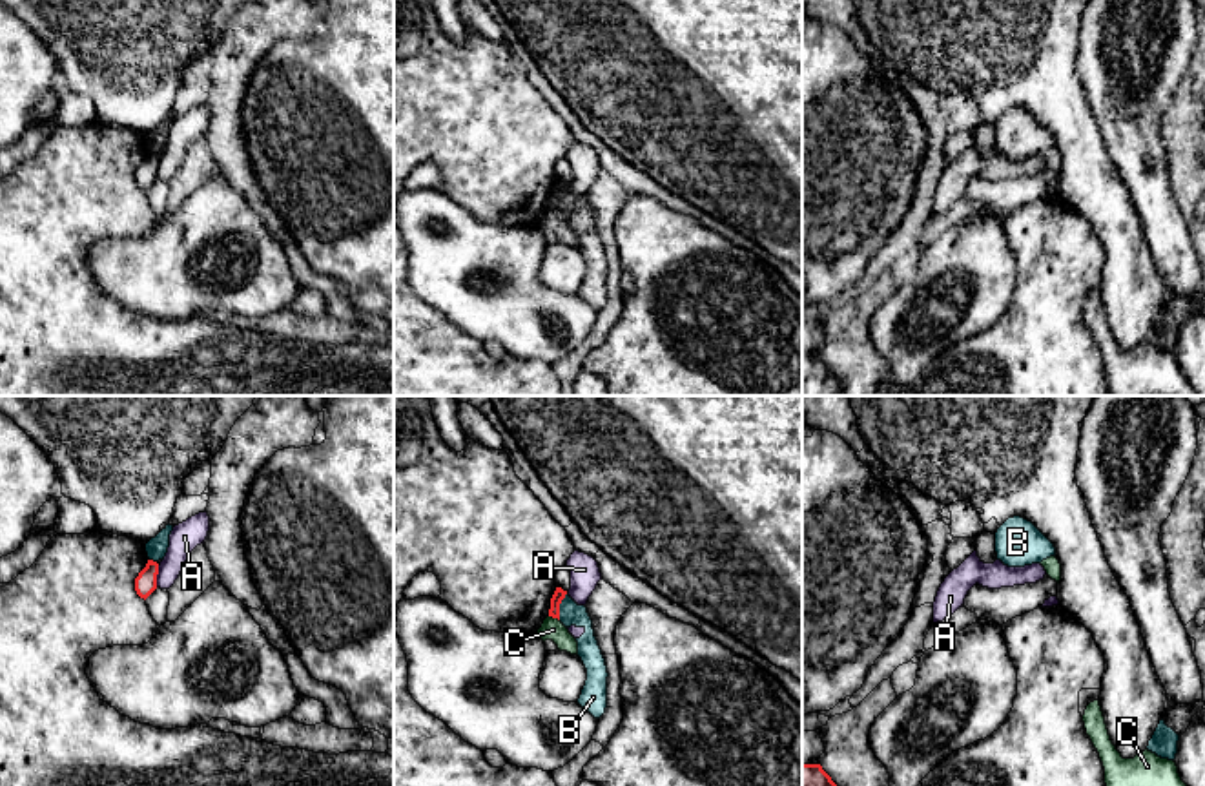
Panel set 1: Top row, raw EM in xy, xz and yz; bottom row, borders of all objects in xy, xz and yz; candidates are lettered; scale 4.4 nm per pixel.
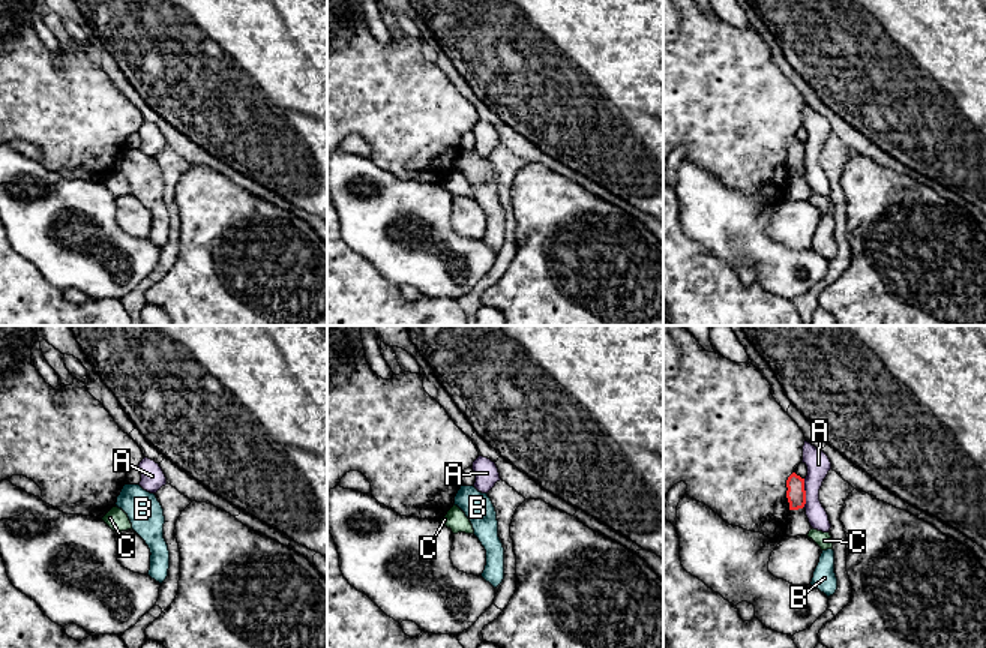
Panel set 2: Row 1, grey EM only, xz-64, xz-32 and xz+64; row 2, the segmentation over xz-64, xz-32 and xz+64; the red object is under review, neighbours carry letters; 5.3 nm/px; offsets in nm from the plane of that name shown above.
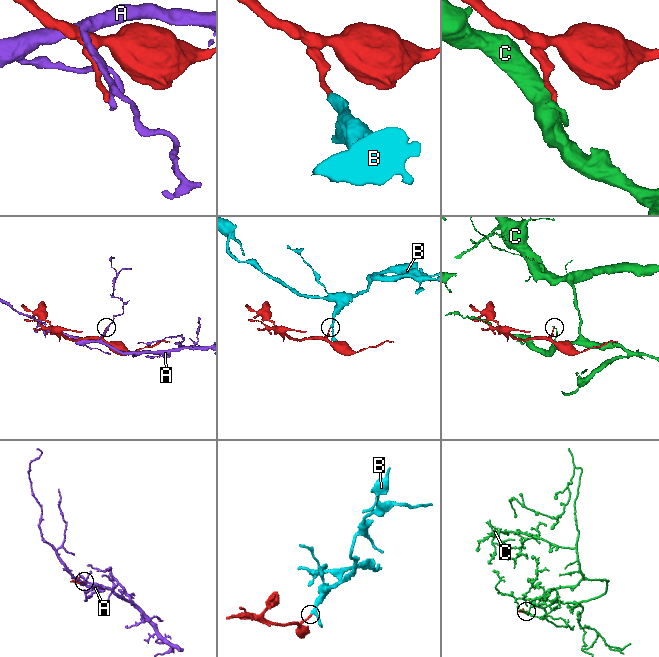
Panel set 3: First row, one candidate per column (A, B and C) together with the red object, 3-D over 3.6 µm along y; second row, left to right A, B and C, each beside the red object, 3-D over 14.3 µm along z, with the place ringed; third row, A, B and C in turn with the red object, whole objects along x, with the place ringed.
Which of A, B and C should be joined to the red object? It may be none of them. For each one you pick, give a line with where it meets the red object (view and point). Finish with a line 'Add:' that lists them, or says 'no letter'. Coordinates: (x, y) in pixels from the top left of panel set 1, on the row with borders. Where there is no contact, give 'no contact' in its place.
Add: no letter

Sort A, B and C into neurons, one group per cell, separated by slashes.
A / B / C

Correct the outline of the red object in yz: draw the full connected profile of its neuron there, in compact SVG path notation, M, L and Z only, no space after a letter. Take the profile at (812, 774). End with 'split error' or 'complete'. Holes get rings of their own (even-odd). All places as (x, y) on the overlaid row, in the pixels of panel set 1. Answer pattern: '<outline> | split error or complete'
M802 764L802 786L837 786L820 764Z | complete

